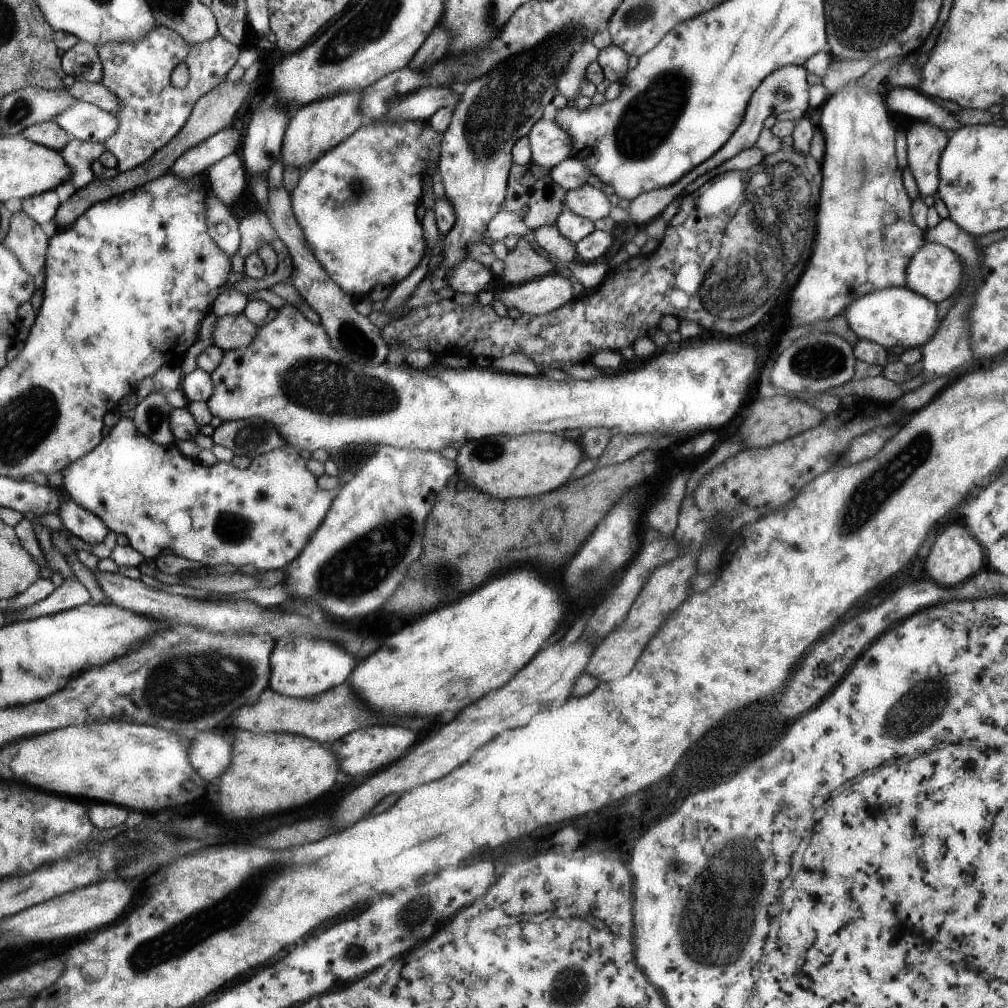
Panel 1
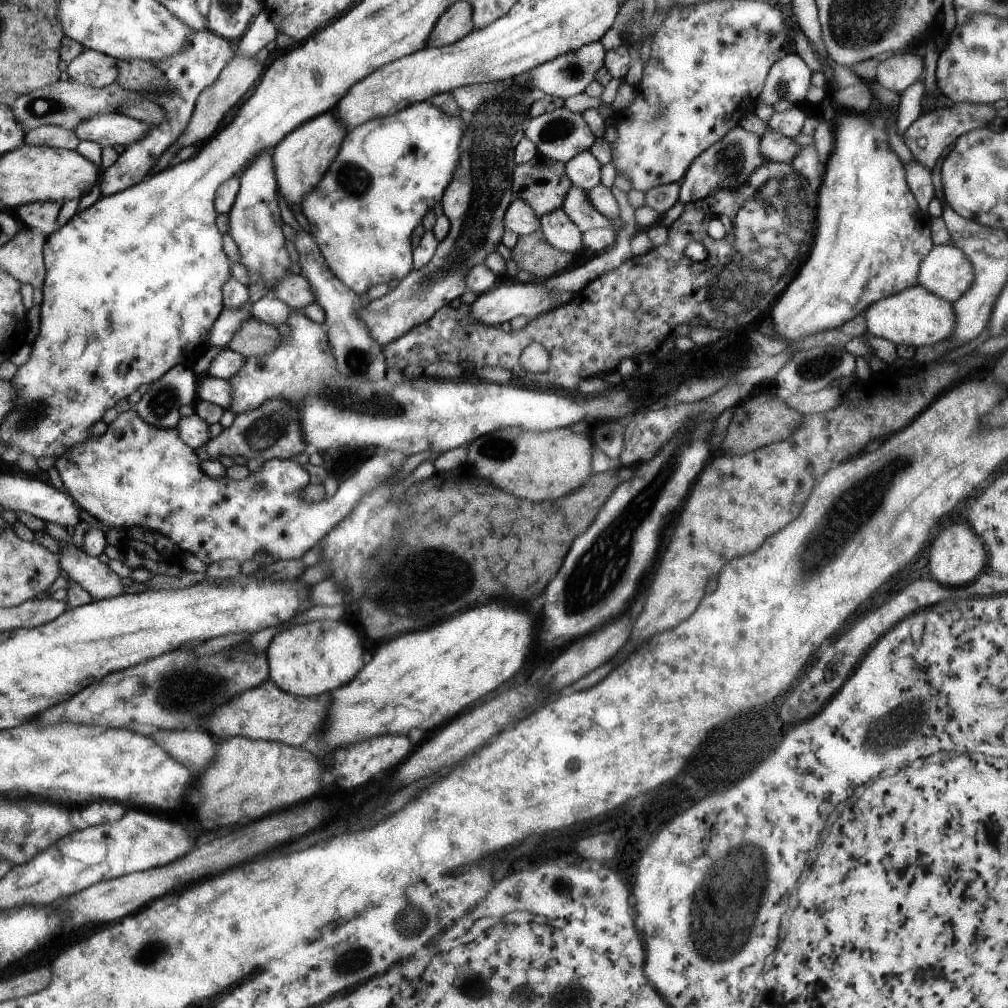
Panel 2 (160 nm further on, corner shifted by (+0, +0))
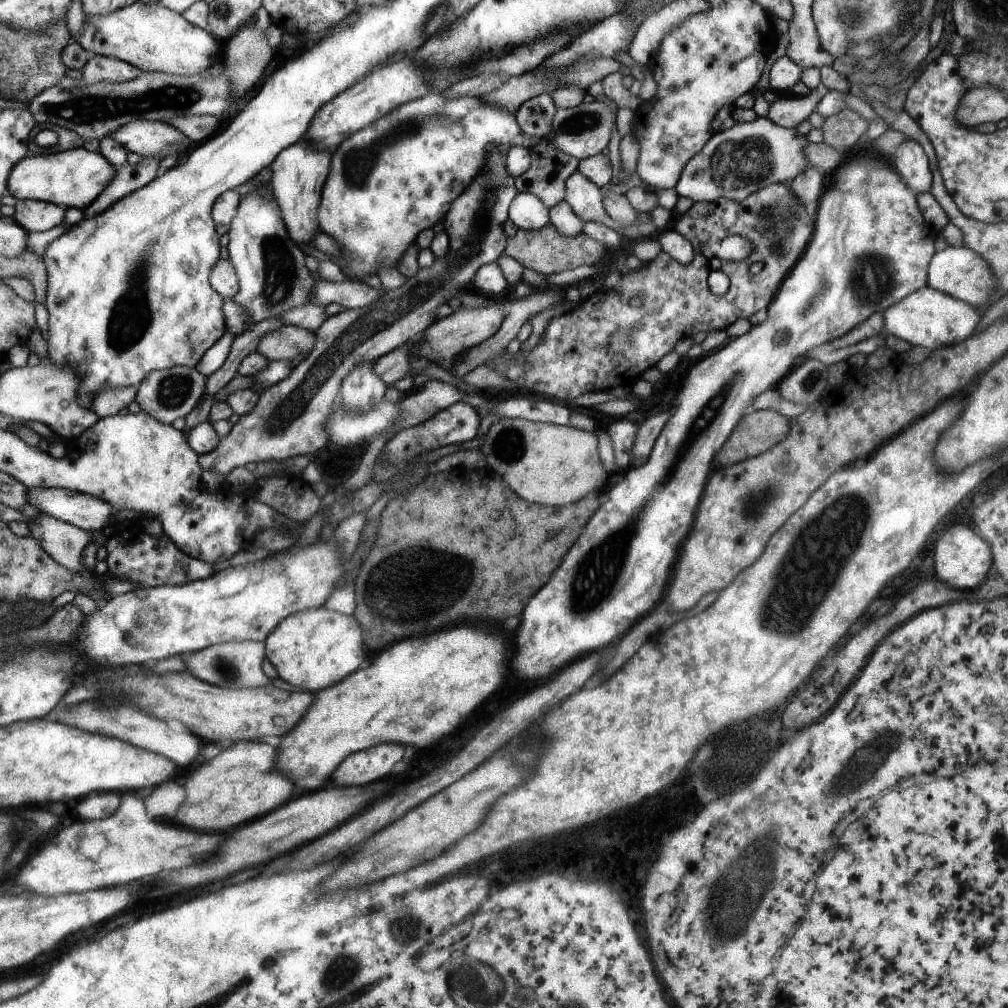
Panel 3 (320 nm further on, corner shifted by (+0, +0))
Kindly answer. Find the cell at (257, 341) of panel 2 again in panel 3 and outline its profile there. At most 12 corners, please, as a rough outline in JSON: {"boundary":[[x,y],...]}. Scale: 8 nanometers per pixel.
{"boundary":[[286,325],[265,334],[256,350],[268,361],[310,353],[315,332]]}

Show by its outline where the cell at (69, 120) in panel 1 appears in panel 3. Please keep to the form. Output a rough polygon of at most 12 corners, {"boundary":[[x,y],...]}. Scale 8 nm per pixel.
{"boundary":[[137,120],[109,137],[141,157],[185,152],[193,139],[167,121]]}

